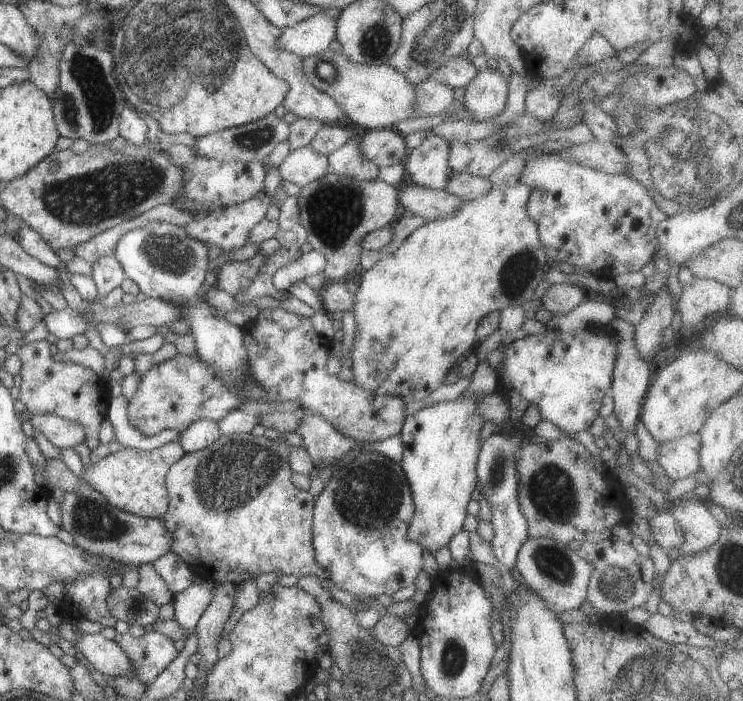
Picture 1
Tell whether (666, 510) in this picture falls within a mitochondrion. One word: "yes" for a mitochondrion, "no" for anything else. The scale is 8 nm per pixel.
no

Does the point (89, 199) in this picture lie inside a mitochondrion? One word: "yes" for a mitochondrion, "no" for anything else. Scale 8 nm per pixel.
yes

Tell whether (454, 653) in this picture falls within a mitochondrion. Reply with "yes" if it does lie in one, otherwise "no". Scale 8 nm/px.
yes

